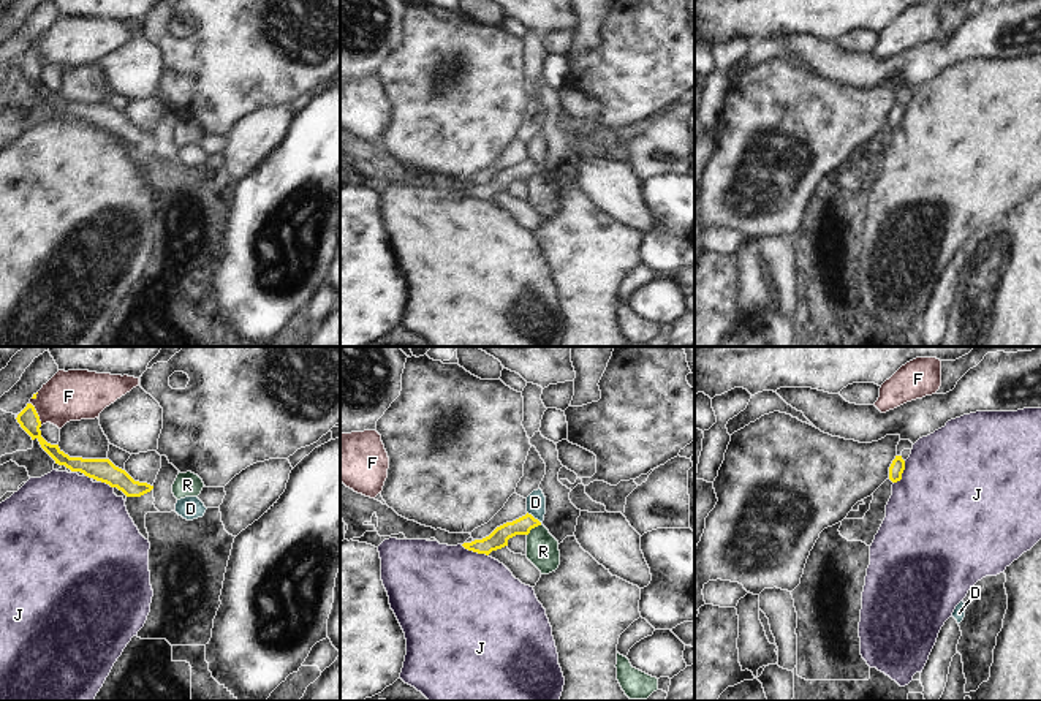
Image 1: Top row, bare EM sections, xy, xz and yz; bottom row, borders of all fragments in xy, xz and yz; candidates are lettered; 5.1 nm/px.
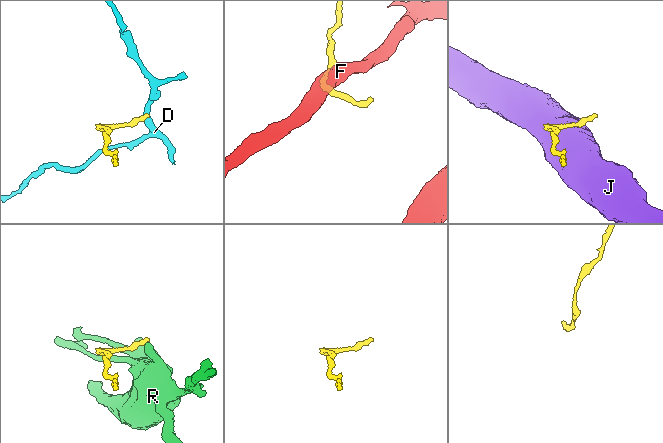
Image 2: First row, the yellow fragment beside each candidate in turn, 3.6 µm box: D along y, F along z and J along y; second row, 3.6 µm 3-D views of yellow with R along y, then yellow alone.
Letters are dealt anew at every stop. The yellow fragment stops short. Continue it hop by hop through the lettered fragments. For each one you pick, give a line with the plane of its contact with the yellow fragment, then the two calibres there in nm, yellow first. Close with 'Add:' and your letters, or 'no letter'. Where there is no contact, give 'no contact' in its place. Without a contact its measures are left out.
Add: no letter

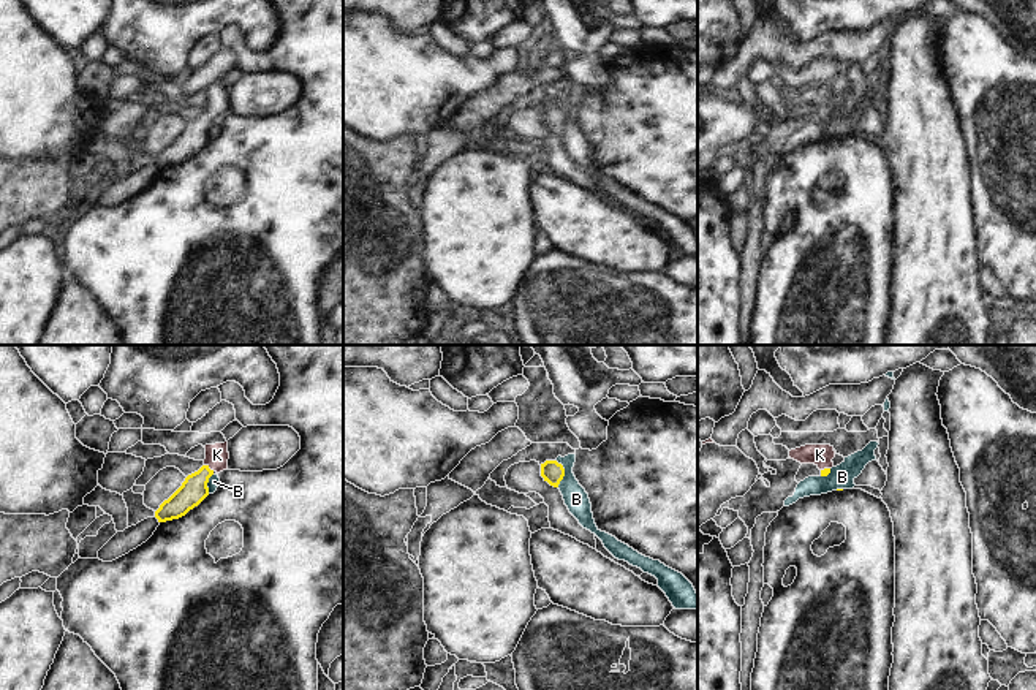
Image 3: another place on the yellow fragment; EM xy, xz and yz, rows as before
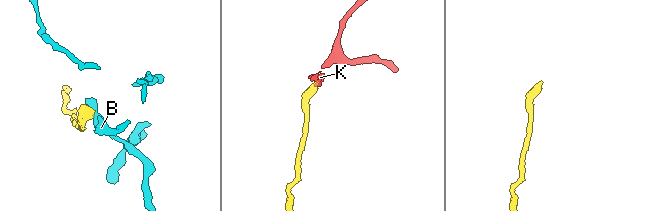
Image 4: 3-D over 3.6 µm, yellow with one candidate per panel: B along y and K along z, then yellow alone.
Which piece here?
K: meets yellow in xy; 140 nm thick on the yellow side, 120 nm on the other
Add: K

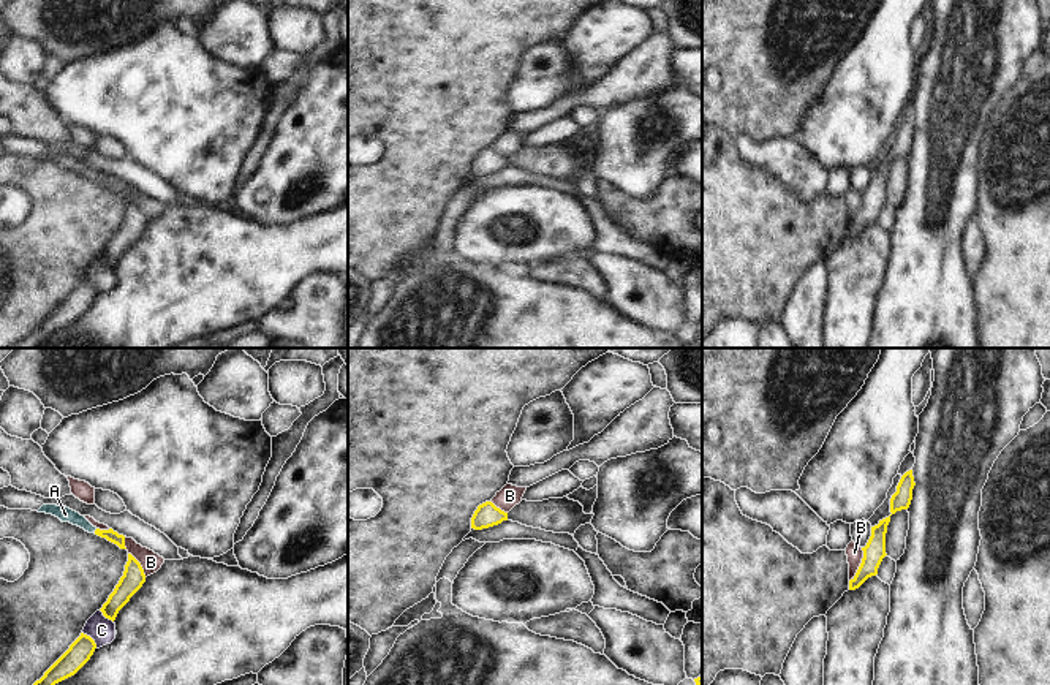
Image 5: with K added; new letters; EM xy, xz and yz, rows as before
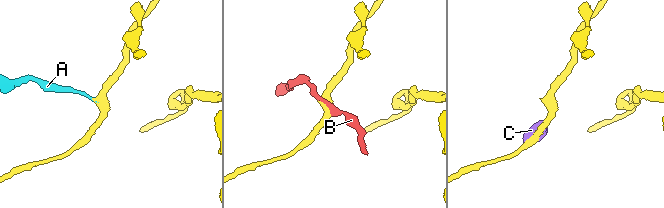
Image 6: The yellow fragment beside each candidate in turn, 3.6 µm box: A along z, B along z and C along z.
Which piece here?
A: meets yellow in xy; 60 nm thick on the yellow side, 80 nm on the other
Add: A

